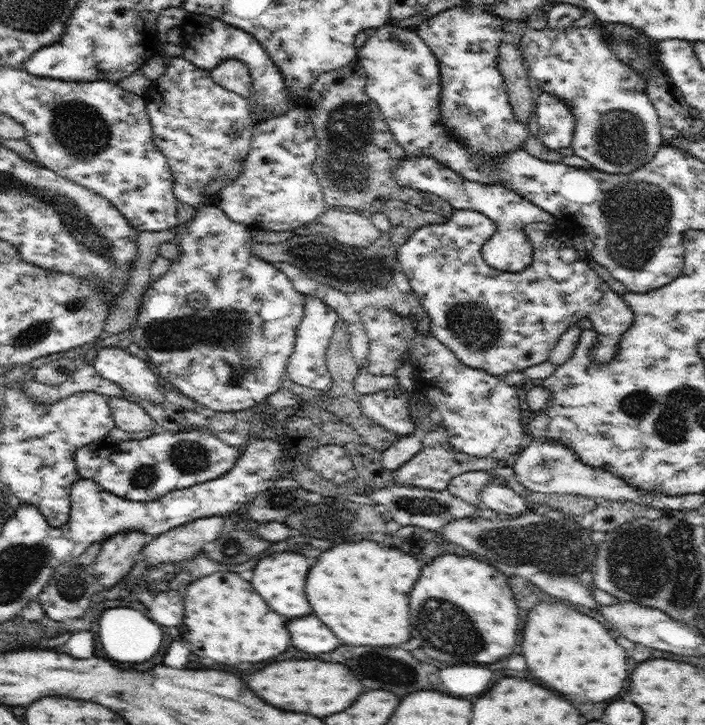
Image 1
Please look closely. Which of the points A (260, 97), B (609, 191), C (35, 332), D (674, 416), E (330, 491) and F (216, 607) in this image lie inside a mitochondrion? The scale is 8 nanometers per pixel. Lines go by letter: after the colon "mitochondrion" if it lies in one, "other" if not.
A: other
B: mitochondrion
C: mitochondrion
D: mitochondrion
E: other
F: other

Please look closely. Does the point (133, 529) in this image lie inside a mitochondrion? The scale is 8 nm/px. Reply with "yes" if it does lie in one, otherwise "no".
no

